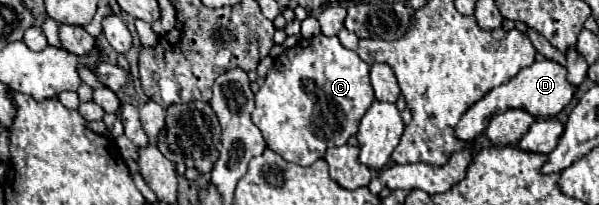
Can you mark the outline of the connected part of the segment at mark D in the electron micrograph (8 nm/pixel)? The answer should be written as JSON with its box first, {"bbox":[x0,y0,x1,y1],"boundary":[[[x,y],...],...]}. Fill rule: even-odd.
{"bbox":[454,58,576,142],"boundary":[[[548,58],[542,62],[534,62],[528,68],[522,68],[512,80],[492,88],[482,100],[478,100],[474,106],[470,106],[470,110],[466,110],[466,114],[460,118],[460,124],[456,124],[454,134],[464,142],[472,142],[486,130],[492,116],[502,114],[508,108],[522,108],[522,110],[530,112],[534,118],[556,116],[558,112],[562,112],[564,106],[570,104],[570,100],[576,92],[576,86],[568,82],[566,74],[568,74],[568,70],[562,64],[558,64],[556,60],[548,60]]]}

